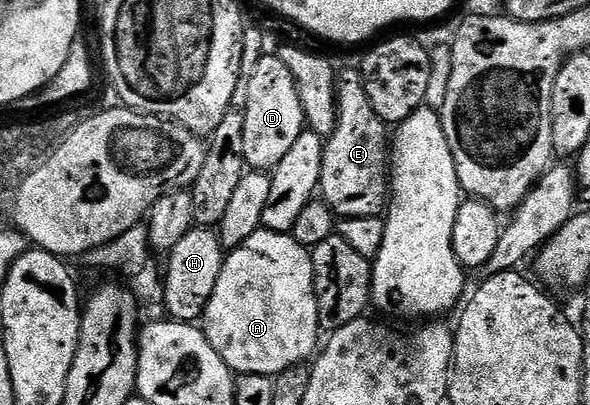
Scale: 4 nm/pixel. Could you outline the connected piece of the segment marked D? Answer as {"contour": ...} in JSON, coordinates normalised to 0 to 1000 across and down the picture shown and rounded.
{"contour":[[[446,138],[420,198],[420,247],[414,277],[414,395],[431,425],[458,425],[481,395],[481,383],[502,356],[514,321],[520,319],[515,267],[495,178],[481,148],[468,138]]]}

